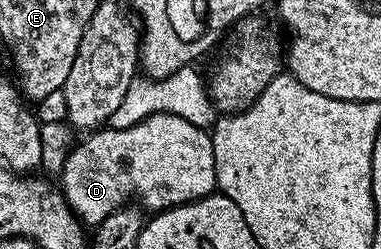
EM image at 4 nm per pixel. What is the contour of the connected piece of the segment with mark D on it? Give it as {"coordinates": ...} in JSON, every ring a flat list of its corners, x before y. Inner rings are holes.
{"coordinates":[[153,114,131,127,105,127,91,134,83,143,68,152,61,168,61,190,72,211,89,227,96,227,113,212,122,210,132,198,137,199,149,212,160,213,185,203,192,203,212,194,216,181,216,157,210,134,175,114]]}

